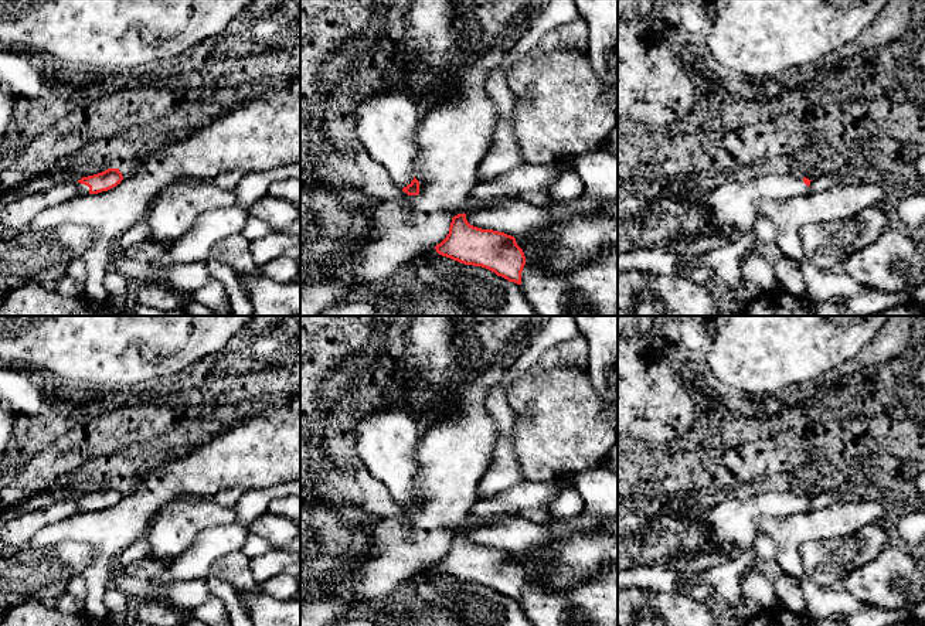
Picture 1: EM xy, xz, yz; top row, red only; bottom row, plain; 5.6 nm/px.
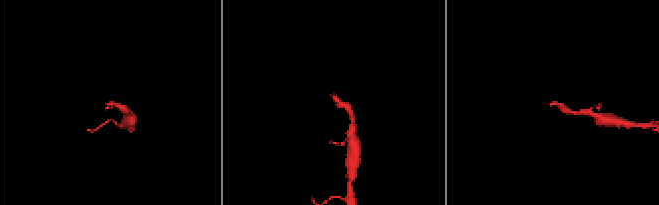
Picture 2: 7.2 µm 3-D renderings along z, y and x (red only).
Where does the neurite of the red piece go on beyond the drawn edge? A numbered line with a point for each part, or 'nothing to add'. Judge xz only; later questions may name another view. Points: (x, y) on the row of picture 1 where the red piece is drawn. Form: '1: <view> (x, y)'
1: xz (387, 123)

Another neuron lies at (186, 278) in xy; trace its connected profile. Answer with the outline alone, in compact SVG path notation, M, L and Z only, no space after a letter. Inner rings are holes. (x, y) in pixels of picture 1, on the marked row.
M110 255L110 269L120 272L126 279L139 283L161 282L186 297L203 289L211 279L205 262L173 263L153 268L149 263L133 261L125 255Z

